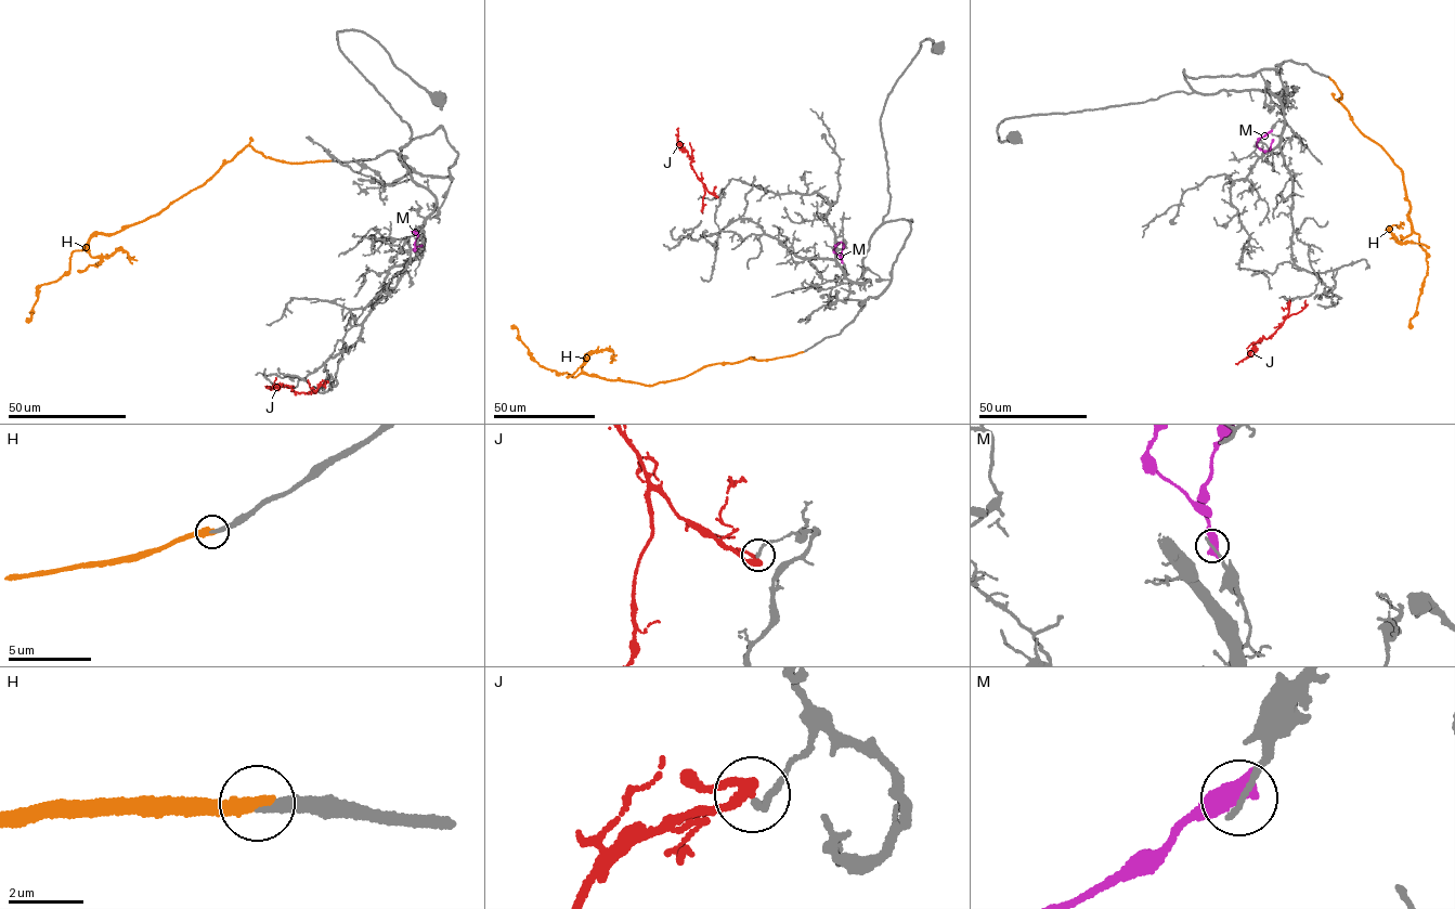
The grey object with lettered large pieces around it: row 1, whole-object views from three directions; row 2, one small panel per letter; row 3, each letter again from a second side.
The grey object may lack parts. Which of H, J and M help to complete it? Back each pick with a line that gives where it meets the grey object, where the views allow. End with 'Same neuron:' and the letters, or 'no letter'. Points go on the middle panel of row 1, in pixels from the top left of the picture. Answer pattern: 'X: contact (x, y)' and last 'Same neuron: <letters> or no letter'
H: contact (802, 352)
Same neuron: H

